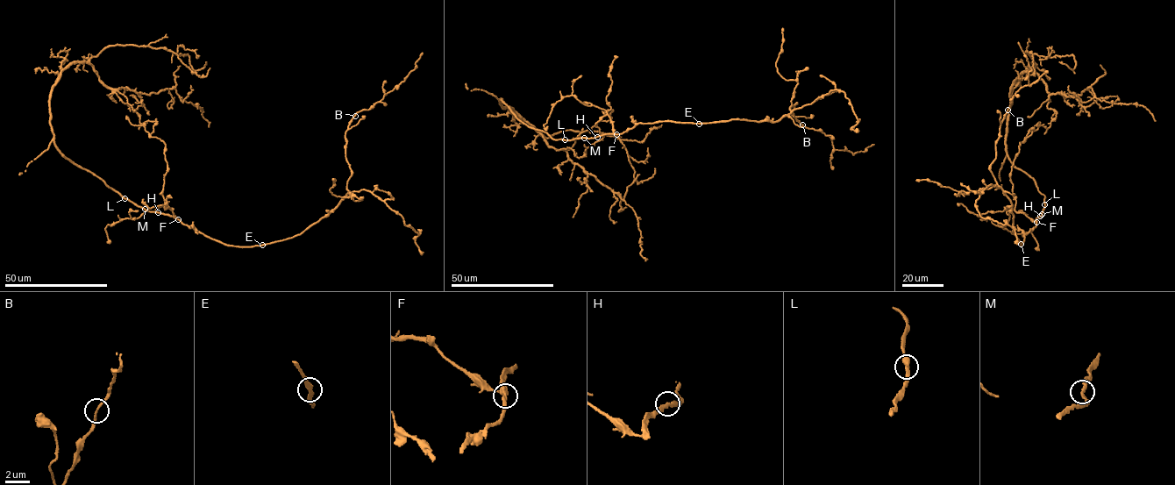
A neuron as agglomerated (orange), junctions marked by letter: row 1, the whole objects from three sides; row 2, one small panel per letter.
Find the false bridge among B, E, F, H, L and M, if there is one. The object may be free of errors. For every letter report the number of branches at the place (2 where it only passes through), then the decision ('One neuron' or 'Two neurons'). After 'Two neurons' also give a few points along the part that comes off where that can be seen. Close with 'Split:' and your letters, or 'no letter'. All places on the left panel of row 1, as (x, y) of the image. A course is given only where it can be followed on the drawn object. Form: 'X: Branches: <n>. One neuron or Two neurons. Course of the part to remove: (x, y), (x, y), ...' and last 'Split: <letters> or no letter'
B: Branches: 2. One neuron
E: Branches: 2. One neuron
F: Branches: 2. One neuron
H: Branches: 2. One neuron
L: Branches: 2. One neuron
M: Branches: 2. One neuron
Split: no letter

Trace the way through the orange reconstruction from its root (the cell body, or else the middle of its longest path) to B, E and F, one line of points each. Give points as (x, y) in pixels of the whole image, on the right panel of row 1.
B: (1043, 211), (1036, 225), (1024, 235), (1021, 246), (1013, 231), (1011, 201), (990, 169), (1007, 110)
E: (1043, 211), (1036, 218), (1036, 225), (1024, 235), (1021, 246), (1021, 244)
F: (1043, 211), (1036, 223)

